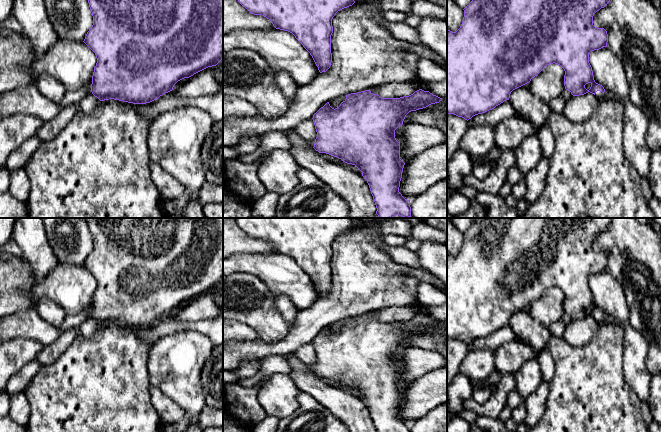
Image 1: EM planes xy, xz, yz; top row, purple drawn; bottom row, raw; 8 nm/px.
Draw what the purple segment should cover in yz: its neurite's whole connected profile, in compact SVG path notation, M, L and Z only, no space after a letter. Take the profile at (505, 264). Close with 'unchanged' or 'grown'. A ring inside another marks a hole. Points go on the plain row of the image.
M477 218L474 222L472 222L472 225L463 233L464 241L460 252L456 256L452 256L447 253L447 338L454 338L468 345L475 339L482 338L489 334L492 334L496 330L503 327L504 325L509 324L510 318L513 314L529 307L531 303L537 300L547 289L553 287L560 289L564 293L565 295L564 310L565 313L570 315L573 320L584 319L590 316L594 318L598 324L603 323L605 313L602 309L596 307L594 304L592 291L589 287L589 277L591 275L599 274L603 271L607 271L607 266L608 266L607 255L604 252L598 252L593 249L593 240L601 232L604 232L609 227L609 225L610 225L610 218Z | grown

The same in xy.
M86 218L93 240L93 249L87 256L84 267L95 277L96 290L90 311L82 311L76 315L67 315L58 327L60 332L70 329L78 330L79 326L87 319L93 318L100 325L114 323L133 328L150 327L165 317L173 314L174 309L194 298L223 284L223 218Z | grown

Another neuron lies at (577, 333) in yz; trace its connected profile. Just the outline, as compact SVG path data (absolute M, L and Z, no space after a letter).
M590 316L584 319L572 320L571 323L566 325L562 338L572 346L583 346L591 341L598 327L597 321Z

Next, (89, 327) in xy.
M93 318L85 320L78 328L78 333L85 338L93 337L99 329L100 324Z

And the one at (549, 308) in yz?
M558 288L547 289L529 306L531 316L543 326L549 327L555 322L562 321L564 310L564 293Z

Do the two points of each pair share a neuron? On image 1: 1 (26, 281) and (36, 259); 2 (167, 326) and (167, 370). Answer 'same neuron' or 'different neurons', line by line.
1: different neurons
2: different neurons

